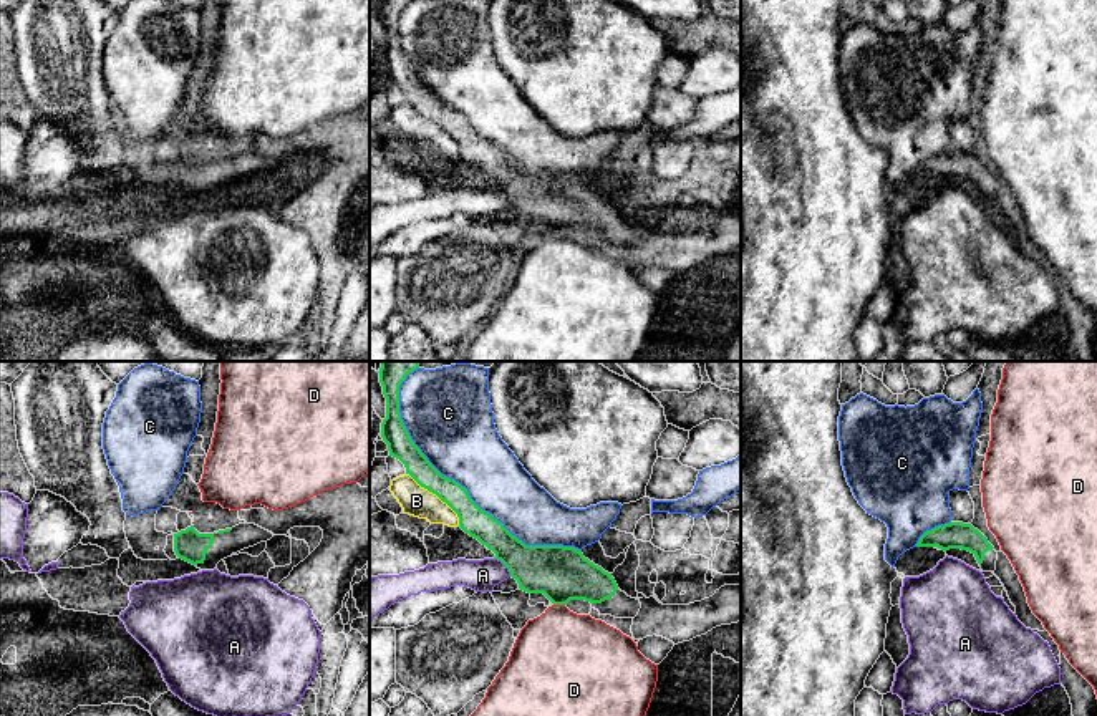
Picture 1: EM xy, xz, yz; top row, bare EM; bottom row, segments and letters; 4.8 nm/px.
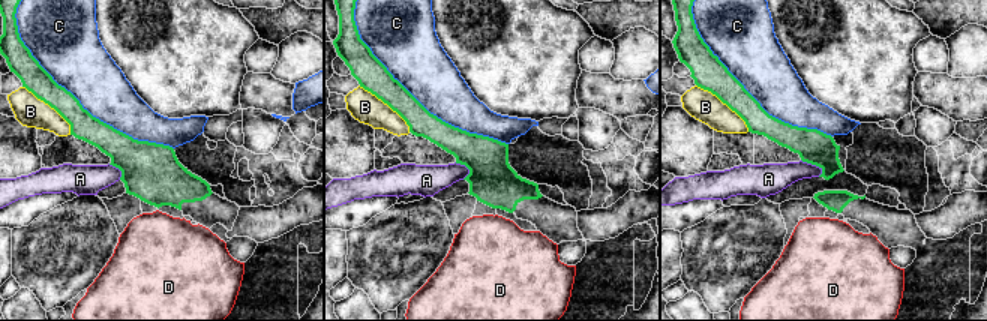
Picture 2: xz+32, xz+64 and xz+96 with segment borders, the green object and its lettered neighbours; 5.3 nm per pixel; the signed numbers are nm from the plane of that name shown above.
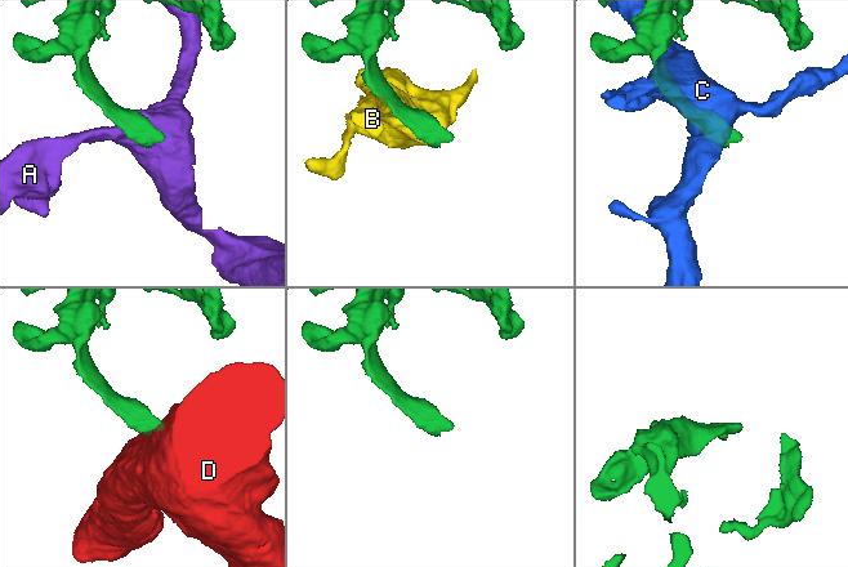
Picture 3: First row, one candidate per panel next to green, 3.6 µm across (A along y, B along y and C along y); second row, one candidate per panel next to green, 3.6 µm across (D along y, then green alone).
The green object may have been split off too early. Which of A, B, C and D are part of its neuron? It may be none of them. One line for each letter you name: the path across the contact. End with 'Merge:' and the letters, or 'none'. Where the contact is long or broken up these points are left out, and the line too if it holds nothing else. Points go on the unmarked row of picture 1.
Merge: none

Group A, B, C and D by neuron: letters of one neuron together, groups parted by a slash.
A / B / C / D

